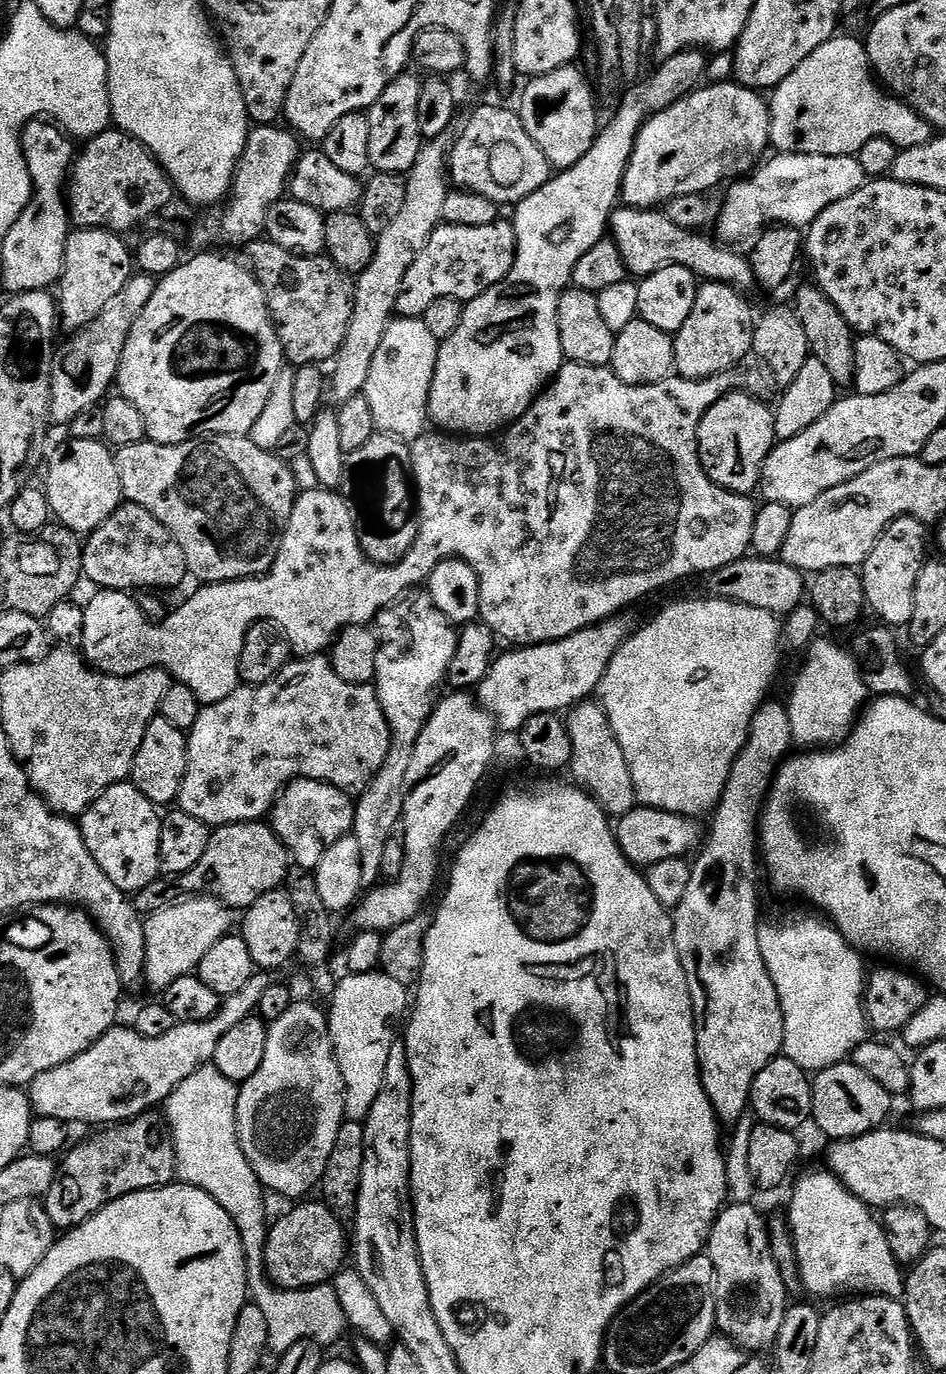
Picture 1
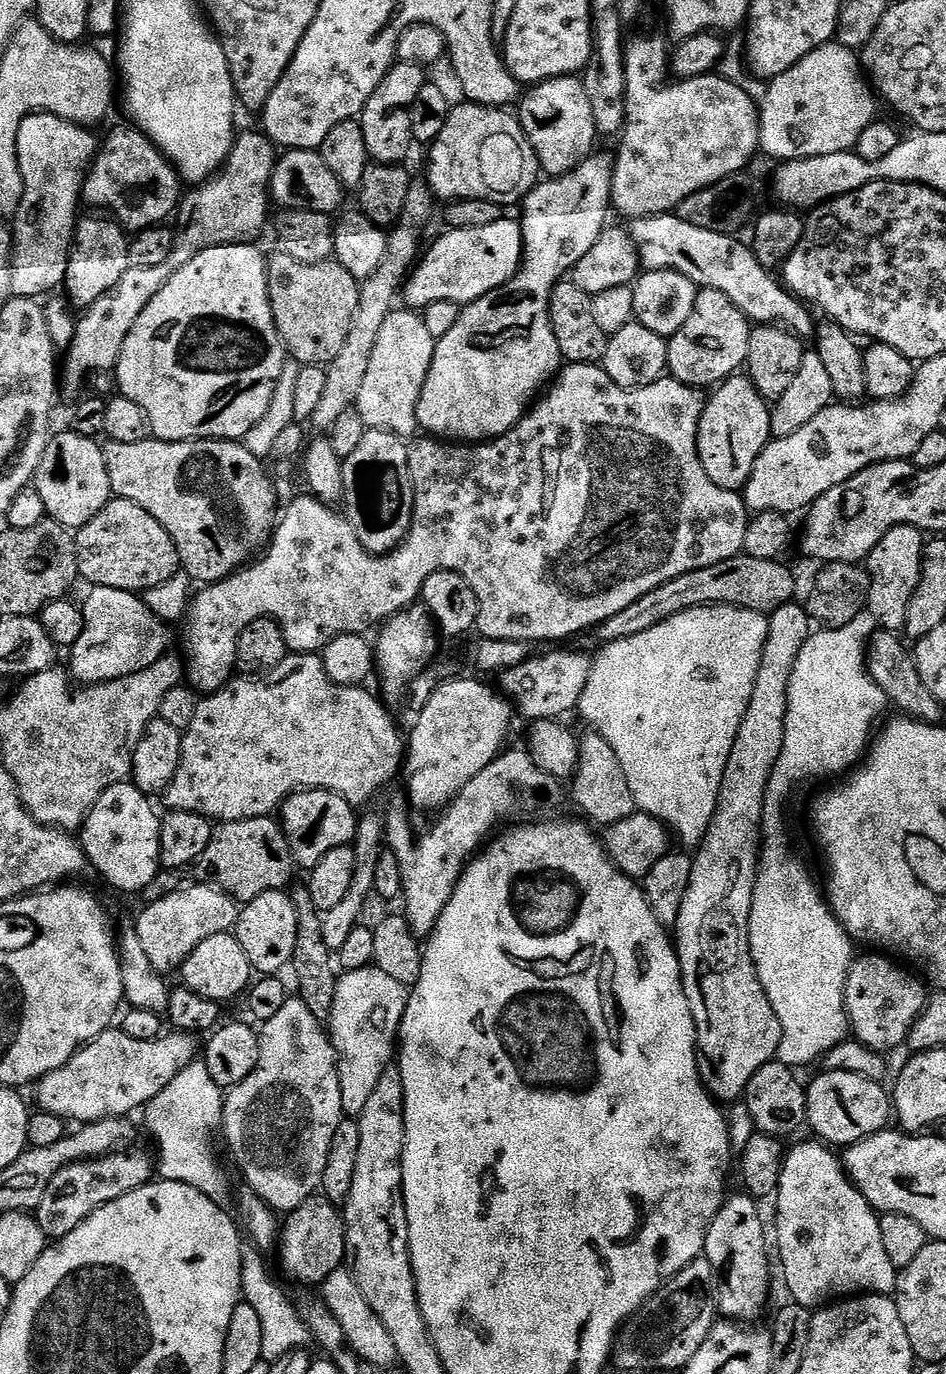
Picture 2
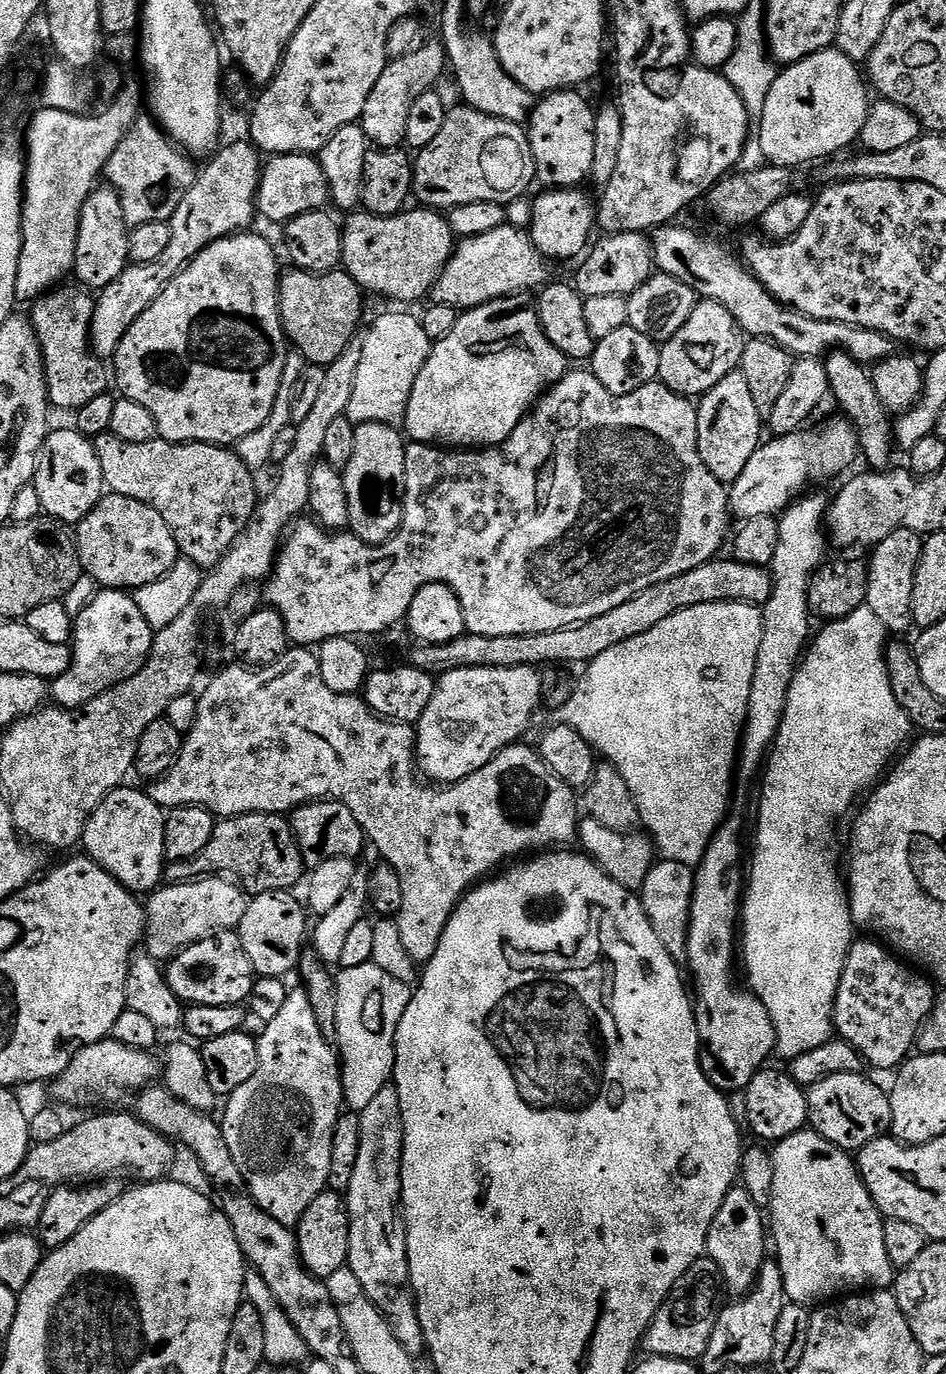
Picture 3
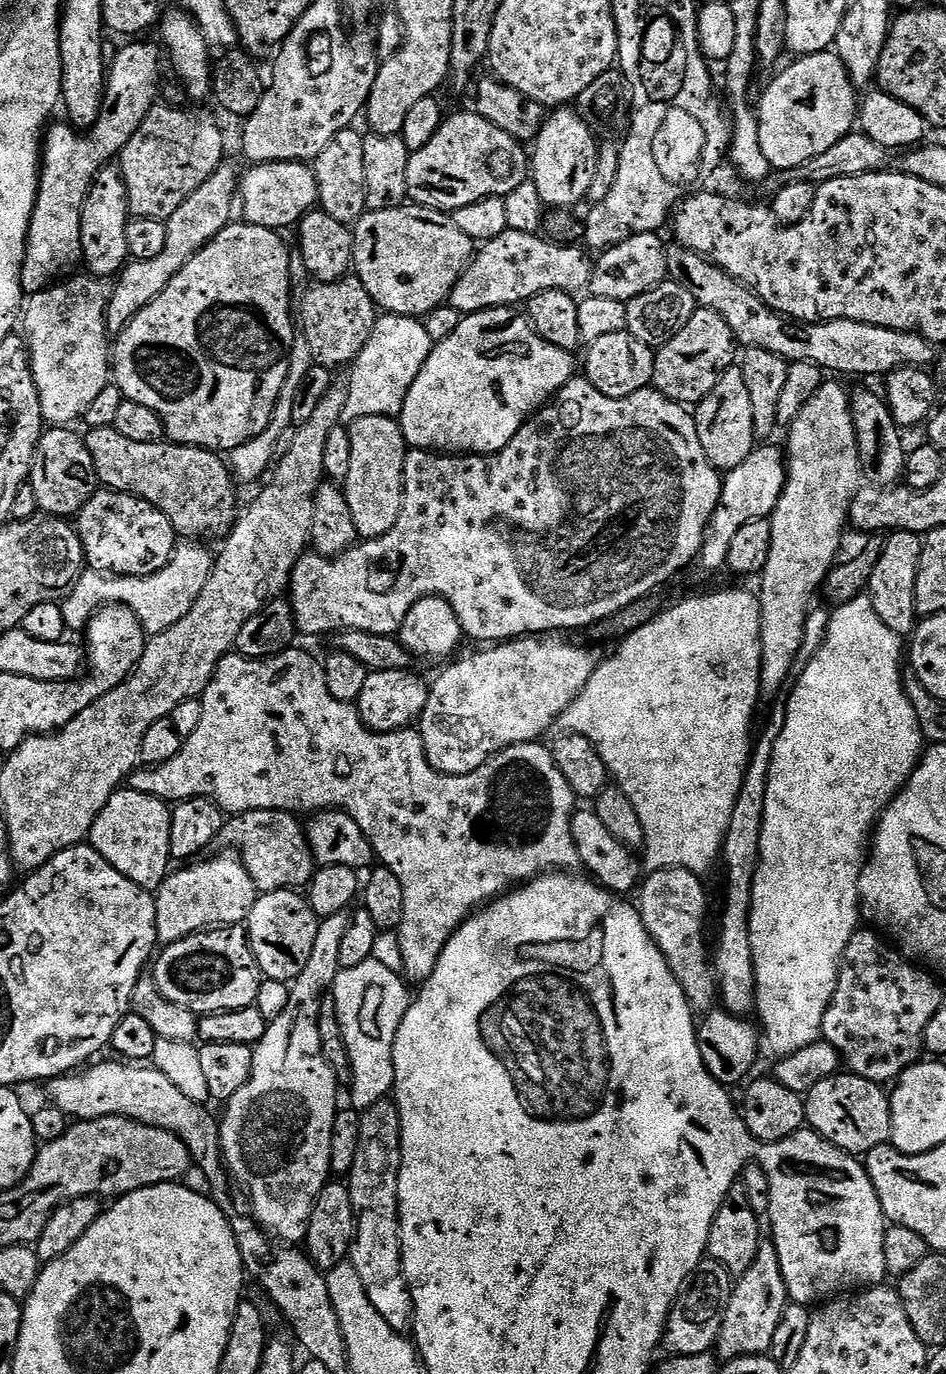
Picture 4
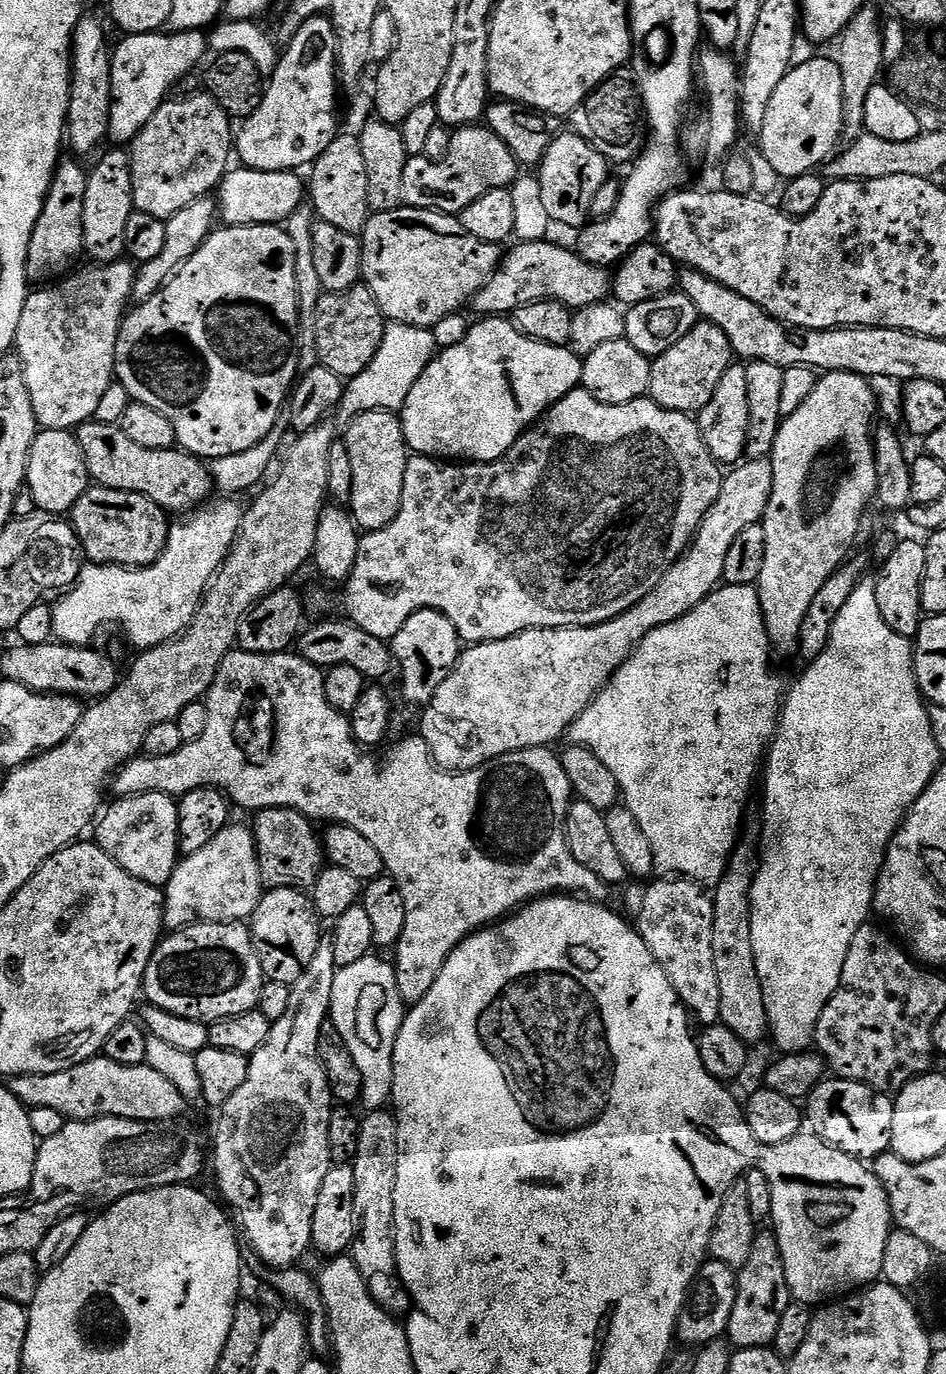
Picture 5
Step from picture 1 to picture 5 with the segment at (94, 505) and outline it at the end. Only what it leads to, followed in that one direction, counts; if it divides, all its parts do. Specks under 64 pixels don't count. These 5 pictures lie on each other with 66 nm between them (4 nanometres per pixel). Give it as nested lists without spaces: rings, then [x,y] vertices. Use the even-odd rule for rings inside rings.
[[[45,428],[37,431],[28,452],[26,486],[34,494],[37,509],[44,514],[68,514],[90,486],[86,458],[71,431]]]

